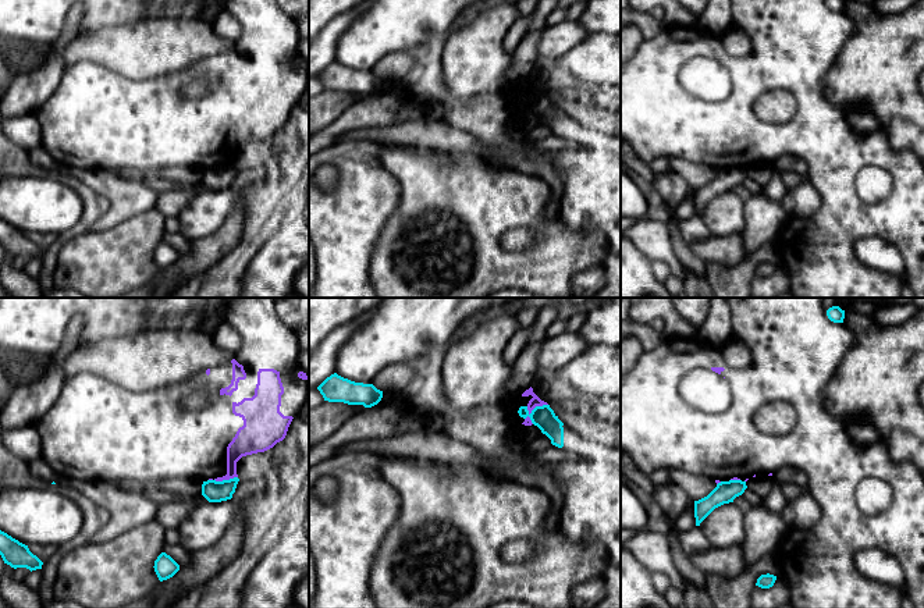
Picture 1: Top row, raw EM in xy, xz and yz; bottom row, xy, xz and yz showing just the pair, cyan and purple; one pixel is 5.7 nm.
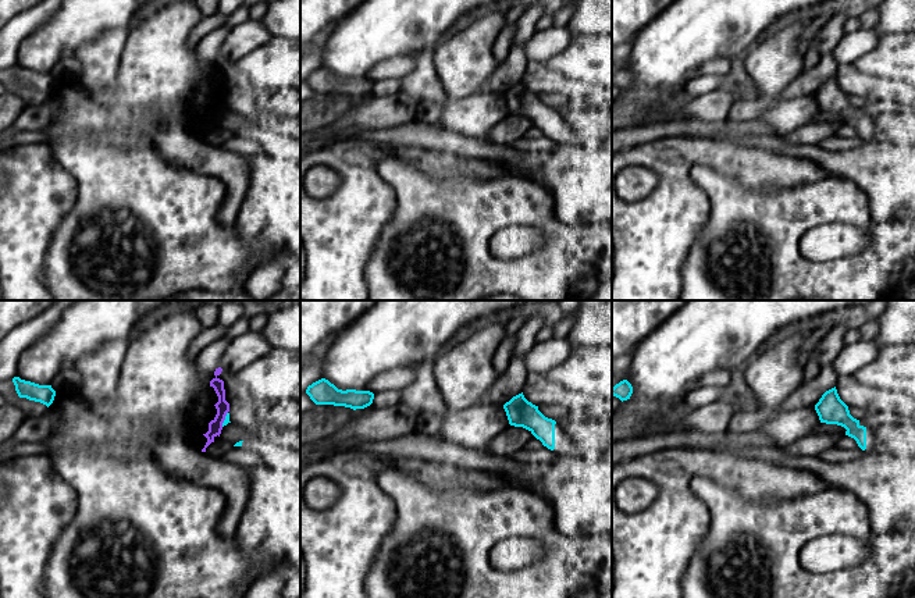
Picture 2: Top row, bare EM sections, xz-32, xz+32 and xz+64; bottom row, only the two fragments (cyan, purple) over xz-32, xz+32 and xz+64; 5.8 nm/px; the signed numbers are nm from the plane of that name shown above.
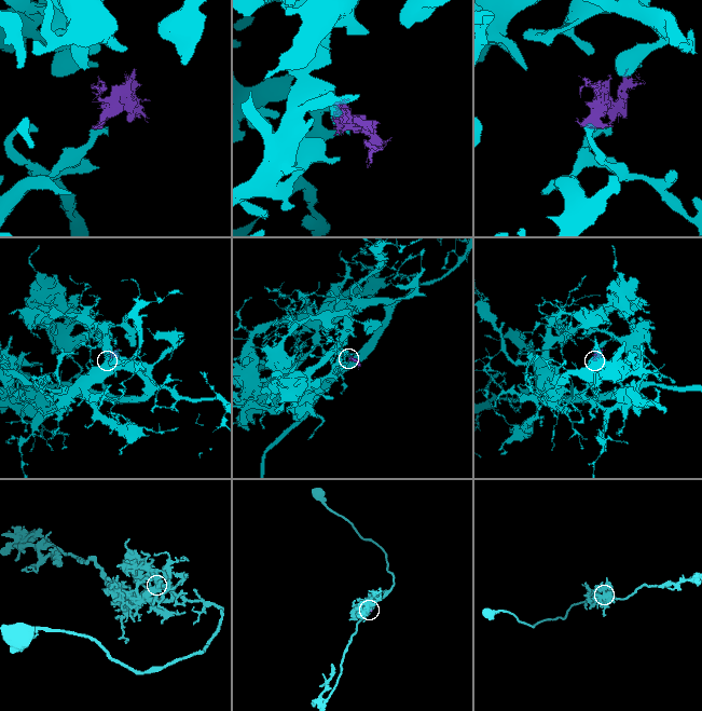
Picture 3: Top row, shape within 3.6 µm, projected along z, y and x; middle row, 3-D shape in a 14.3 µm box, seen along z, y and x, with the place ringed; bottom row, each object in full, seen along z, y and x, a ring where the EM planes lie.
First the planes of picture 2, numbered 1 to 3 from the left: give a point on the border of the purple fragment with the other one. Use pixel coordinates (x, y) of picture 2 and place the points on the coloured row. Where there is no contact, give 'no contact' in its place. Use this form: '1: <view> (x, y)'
1: xz-32 (225, 419)
2: no contact
3: no contact

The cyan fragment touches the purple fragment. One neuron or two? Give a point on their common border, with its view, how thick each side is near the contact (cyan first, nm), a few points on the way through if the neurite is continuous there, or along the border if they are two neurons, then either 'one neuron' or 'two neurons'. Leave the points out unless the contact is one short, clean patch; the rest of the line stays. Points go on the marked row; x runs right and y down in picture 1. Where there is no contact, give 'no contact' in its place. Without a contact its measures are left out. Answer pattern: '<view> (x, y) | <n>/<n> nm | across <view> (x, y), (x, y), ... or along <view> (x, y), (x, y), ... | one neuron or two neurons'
xz (535, 408) | 130/60 nm | along xz (547, 404), (537, 405), (525, 419) | two neurons

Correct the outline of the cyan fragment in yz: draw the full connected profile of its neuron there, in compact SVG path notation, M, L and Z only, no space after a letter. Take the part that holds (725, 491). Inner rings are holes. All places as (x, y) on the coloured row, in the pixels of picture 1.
M729 480L721 481L717 487L704 498L694 501L694 518L696 526L718 506L733 502L733 499L744 493L747 488L746 481Z

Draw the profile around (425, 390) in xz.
M434 345L426 353L404 363L416 371L412 381L404 387L409 403L438 410L447 406L447 398L443 392L443 359L445 351L445 345Z

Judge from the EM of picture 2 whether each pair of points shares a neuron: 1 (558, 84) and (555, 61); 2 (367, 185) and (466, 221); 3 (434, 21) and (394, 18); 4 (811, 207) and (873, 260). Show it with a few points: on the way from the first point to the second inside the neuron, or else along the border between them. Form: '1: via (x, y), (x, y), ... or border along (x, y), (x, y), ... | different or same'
1: border along (544, 66), (559, 73) | different
2: border along (377, 166), (395, 199), (394, 214), (384, 225) | different
3: via (424, 18), (403, 18) | same
4: via (793, 239), (793, 255), (810, 271), (841, 271) | same

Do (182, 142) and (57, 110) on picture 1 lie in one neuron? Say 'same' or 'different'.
same

